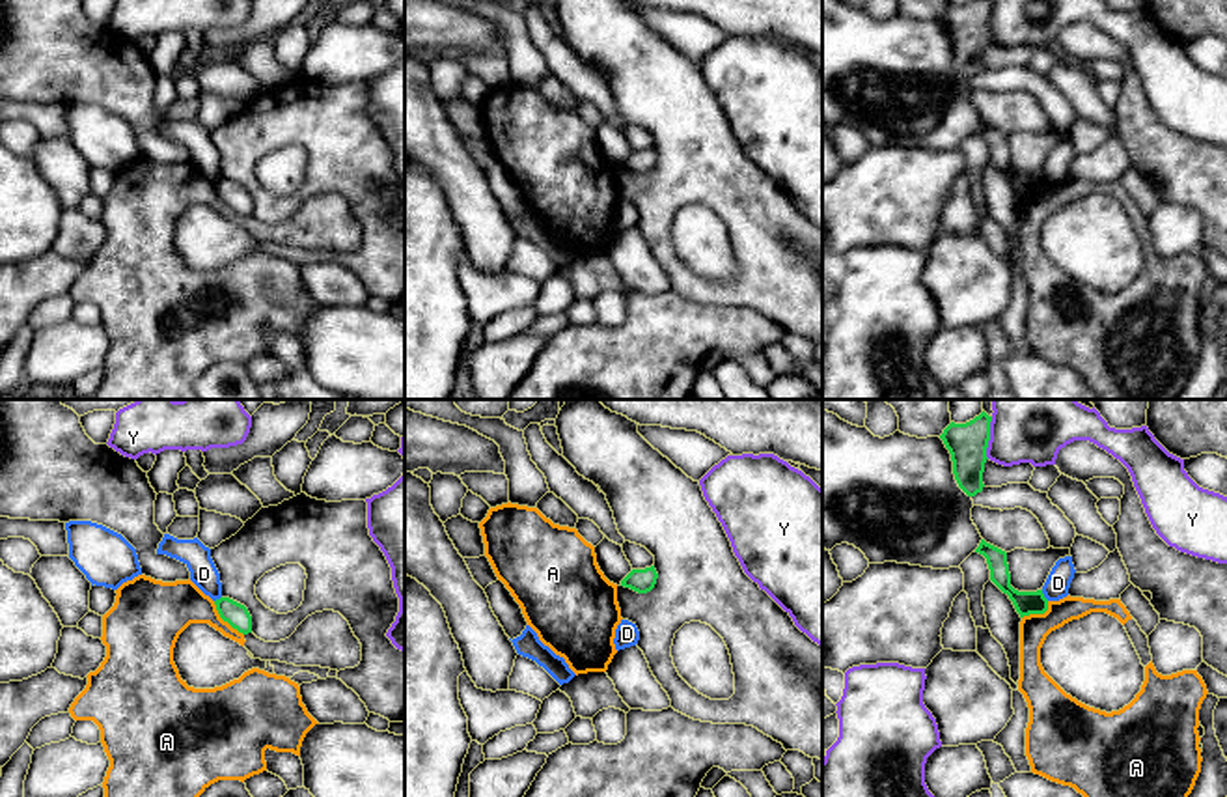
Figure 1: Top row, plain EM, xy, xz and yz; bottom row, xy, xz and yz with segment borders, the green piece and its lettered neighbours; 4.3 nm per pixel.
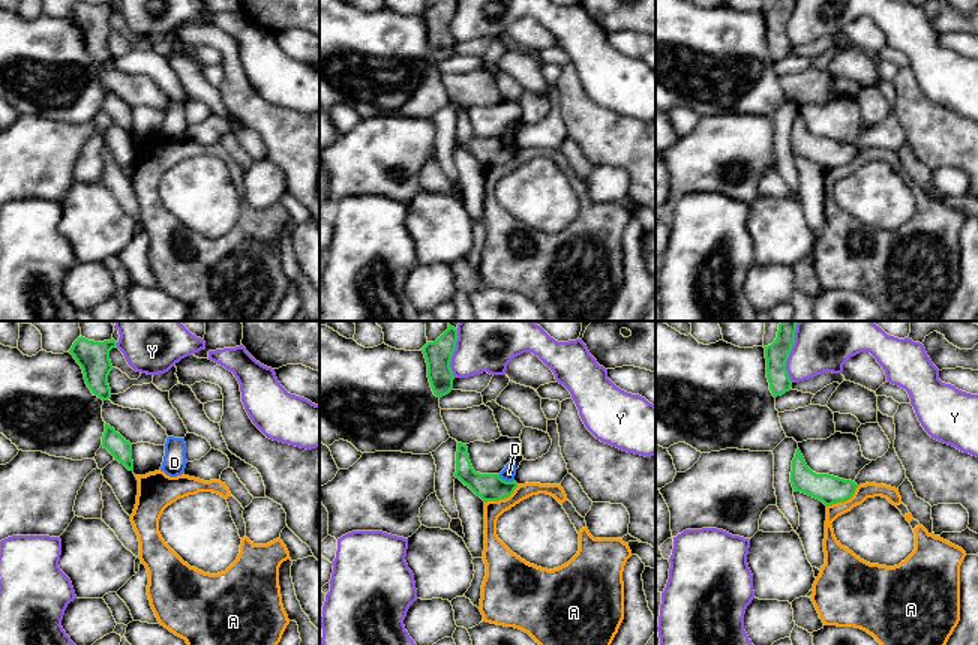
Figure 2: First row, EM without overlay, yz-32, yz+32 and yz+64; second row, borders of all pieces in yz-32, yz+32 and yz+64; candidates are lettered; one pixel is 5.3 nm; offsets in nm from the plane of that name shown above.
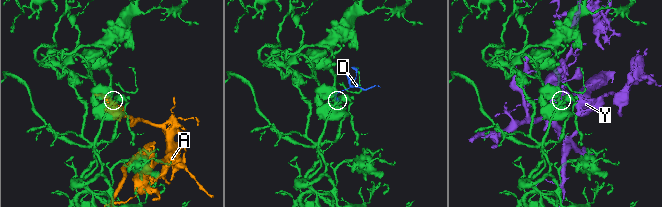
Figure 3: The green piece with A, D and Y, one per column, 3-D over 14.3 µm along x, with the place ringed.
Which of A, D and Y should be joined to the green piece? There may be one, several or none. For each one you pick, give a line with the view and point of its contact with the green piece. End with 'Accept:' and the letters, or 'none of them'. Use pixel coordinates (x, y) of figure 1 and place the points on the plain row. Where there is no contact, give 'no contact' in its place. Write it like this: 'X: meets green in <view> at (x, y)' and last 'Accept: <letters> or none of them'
Accept: none of them

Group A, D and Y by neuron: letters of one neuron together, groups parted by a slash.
A / D / Y

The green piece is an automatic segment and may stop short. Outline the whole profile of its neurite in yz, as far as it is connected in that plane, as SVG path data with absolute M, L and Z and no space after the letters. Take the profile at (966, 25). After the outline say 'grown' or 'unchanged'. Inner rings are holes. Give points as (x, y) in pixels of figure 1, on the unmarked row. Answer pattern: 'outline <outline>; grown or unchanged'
outline M973 0L966 6L951 4L940 17L951 35L955 62L968 78L975 78L985 69L990 4L992 0Z; unchanged

